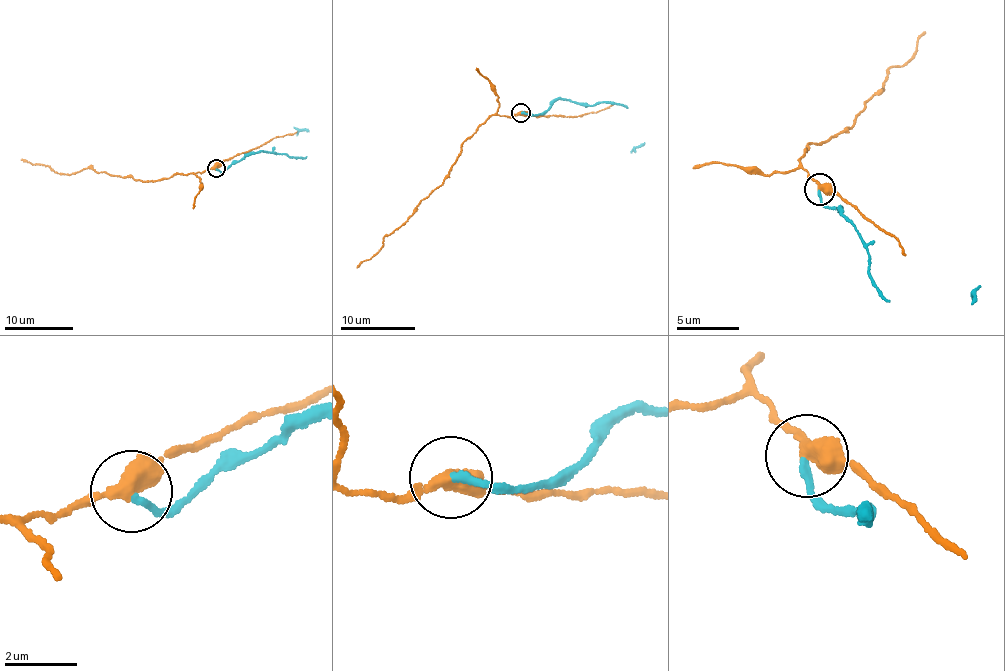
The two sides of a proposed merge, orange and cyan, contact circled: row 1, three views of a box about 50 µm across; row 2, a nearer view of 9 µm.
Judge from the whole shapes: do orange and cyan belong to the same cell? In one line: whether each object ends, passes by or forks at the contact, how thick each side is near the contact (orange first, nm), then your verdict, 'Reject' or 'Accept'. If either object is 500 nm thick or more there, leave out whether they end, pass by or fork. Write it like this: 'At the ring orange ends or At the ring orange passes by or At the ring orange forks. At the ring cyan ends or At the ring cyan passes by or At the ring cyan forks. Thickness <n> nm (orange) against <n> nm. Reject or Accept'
At the ring orange passes by. At the ring cyan ends. Thickness 440 nm (orange) against 180 nm. Reject

